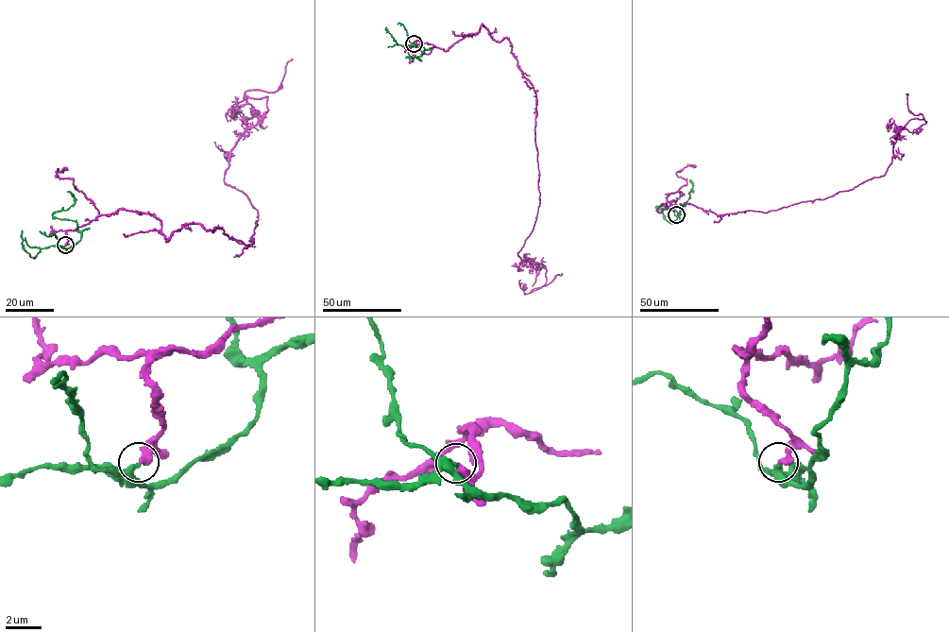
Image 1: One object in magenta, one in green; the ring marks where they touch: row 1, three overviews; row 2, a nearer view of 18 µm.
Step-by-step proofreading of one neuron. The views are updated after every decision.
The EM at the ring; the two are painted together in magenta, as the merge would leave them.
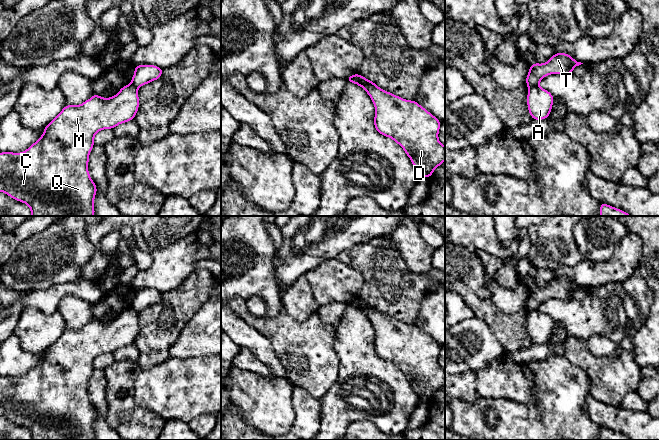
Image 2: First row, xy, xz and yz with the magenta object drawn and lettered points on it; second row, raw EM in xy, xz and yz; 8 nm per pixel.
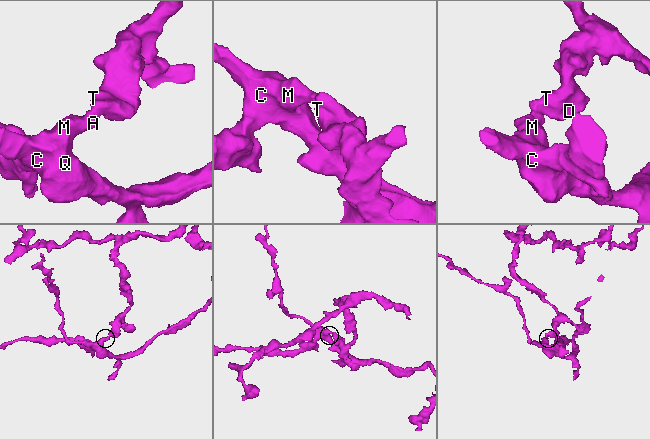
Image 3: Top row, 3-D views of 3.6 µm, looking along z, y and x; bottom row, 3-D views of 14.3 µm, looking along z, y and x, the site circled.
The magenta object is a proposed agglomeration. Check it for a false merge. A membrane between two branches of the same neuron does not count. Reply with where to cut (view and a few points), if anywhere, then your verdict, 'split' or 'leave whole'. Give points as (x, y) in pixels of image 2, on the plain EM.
cut in xz along (358, 299), (362, 310); split

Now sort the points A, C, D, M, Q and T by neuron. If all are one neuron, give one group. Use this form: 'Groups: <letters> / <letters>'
Groups: A C M Q / D T

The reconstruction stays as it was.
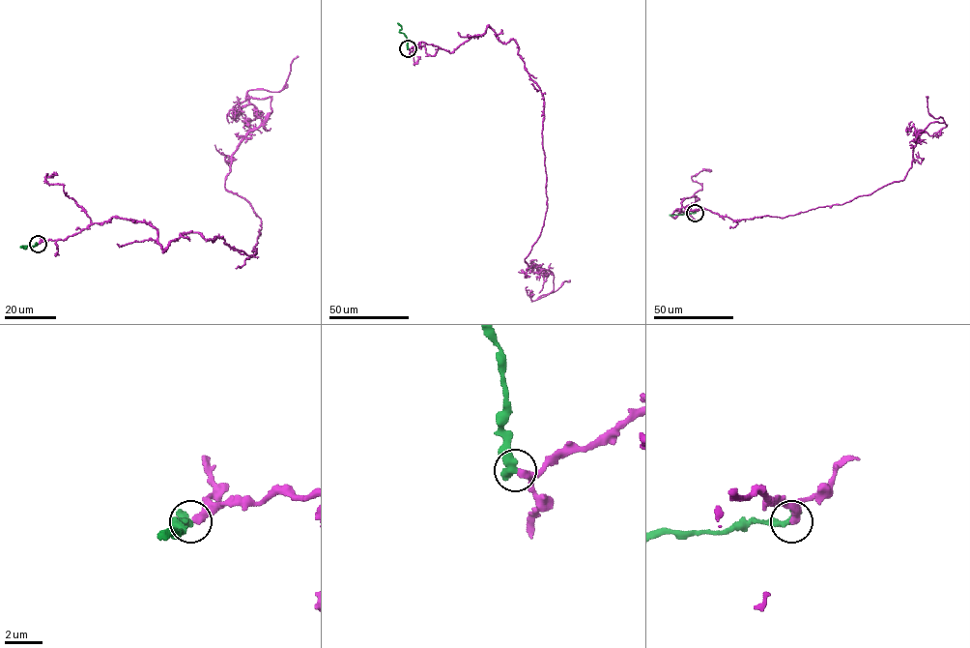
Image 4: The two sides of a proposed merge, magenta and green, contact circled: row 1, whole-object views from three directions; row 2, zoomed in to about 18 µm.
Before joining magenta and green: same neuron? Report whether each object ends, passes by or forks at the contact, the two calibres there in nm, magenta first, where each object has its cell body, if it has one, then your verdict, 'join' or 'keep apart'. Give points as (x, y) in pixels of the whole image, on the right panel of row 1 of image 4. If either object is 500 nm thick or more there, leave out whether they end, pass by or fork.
400/550 nm | magenta none | green none | keep apart

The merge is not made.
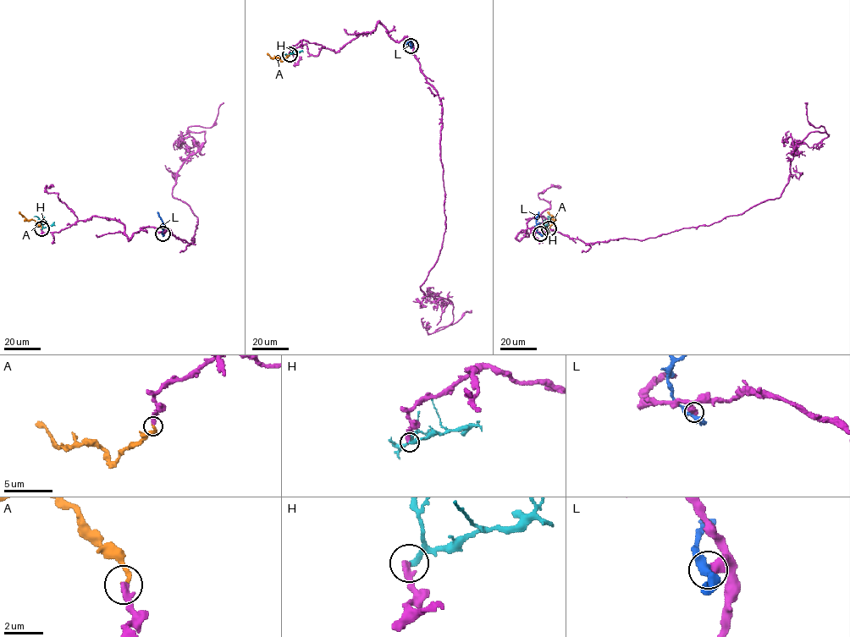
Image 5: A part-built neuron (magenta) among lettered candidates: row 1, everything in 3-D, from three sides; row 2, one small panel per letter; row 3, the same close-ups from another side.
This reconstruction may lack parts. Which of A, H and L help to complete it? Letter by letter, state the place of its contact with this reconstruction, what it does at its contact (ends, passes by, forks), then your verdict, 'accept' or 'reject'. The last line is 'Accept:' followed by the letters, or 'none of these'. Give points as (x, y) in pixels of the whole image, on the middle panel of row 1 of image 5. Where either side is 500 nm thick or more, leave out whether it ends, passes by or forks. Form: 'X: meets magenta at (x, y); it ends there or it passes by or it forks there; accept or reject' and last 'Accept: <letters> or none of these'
A: meets magenta at (289, 54); it ends there; accept
H: meets magenta at (289, 54); it ends there; reject
L: meets magenta at (411, 46); reject
Accept: A

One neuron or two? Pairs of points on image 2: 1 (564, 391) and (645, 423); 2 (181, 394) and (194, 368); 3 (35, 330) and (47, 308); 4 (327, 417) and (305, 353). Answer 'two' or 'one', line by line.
1: two
2: one
3: two
4: two

